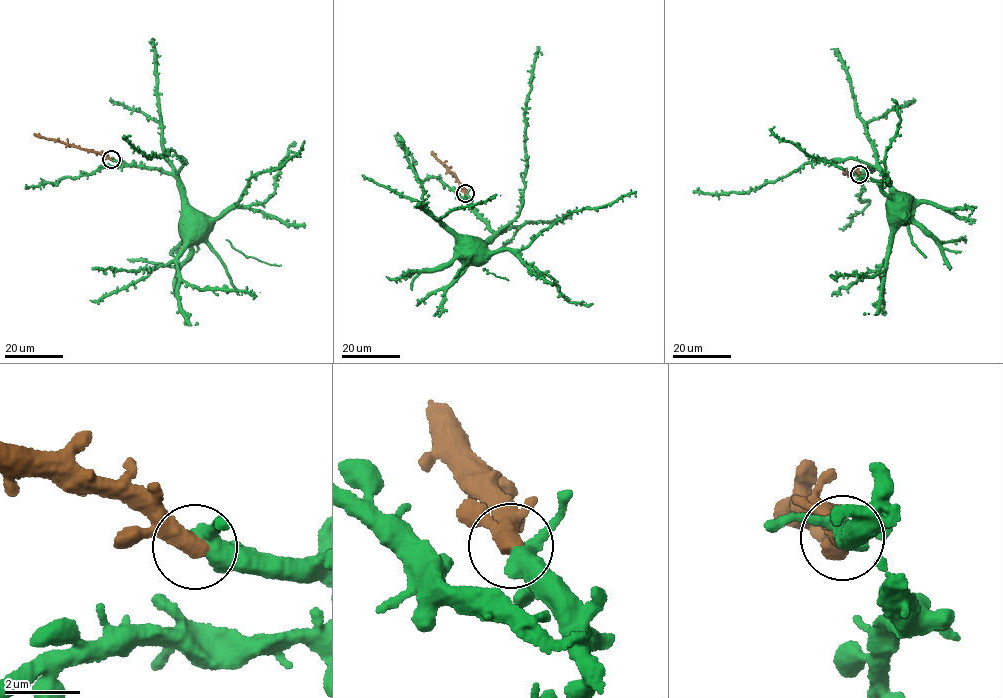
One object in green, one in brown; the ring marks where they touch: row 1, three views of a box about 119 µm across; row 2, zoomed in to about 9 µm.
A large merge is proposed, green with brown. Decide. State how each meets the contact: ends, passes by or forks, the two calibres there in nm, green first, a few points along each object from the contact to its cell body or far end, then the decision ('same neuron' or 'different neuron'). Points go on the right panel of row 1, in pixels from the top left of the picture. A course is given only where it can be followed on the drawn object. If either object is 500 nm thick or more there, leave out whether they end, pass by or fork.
420 nm thick on the green side, 500 nm on the other; green runs (860, 173), (876, 166), (894, 196), (872, 179), (805, 154), (777, 136), (772, 129), (775, 126); brown runs (859, 173), (842, 173); same neuron

